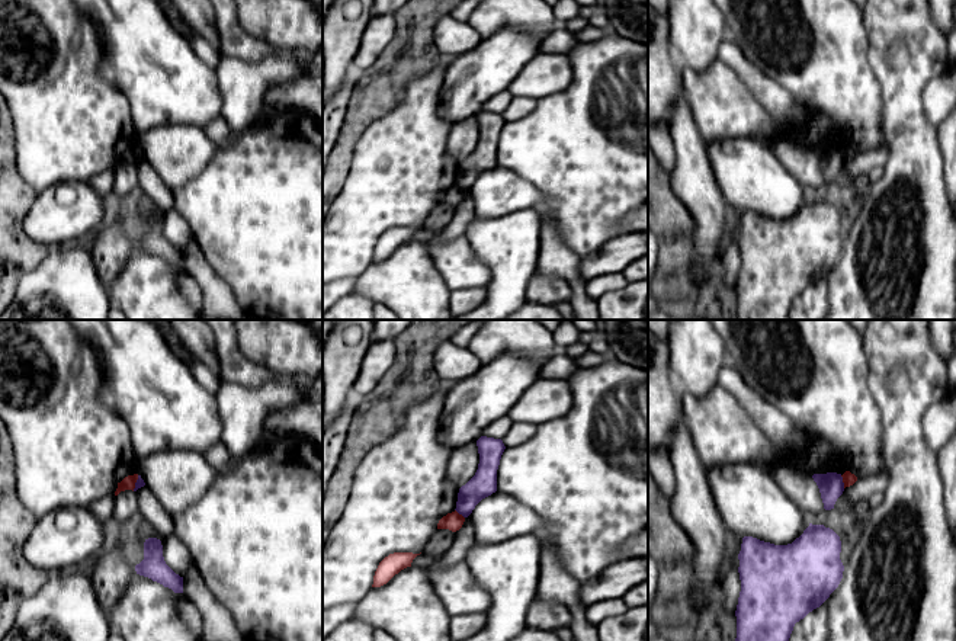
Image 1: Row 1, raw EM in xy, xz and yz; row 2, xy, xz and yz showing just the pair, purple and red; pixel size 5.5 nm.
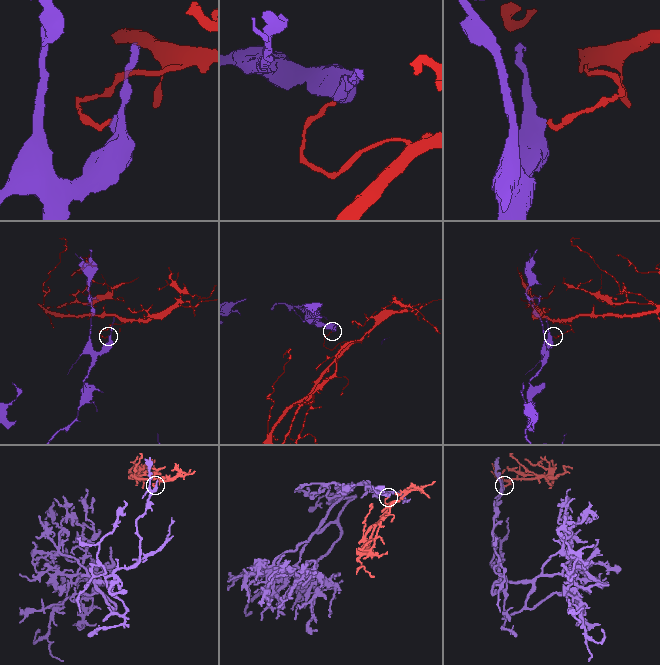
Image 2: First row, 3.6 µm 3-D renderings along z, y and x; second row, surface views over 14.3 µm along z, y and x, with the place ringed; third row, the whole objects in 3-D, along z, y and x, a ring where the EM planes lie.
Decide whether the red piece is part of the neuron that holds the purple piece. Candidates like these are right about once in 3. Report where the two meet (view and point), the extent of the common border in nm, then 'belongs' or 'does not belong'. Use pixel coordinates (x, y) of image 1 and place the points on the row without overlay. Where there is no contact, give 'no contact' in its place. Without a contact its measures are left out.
meets purple in yz at (841, 156); contact 80 nm long; does not belong

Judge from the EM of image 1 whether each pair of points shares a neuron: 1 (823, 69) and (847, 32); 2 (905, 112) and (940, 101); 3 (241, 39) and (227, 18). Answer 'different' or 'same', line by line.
1: same
2: different
3: same

